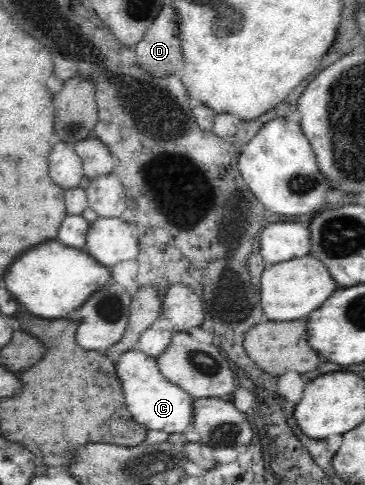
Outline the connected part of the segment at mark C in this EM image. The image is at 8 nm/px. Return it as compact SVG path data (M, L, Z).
M130 349L118 357L114 370L116 370L116 376L120 378L126 409L136 422L147 430L155 429L169 434L189 431L194 423L192 398L178 385L172 384L162 376L157 360L148 357L140 349Z

